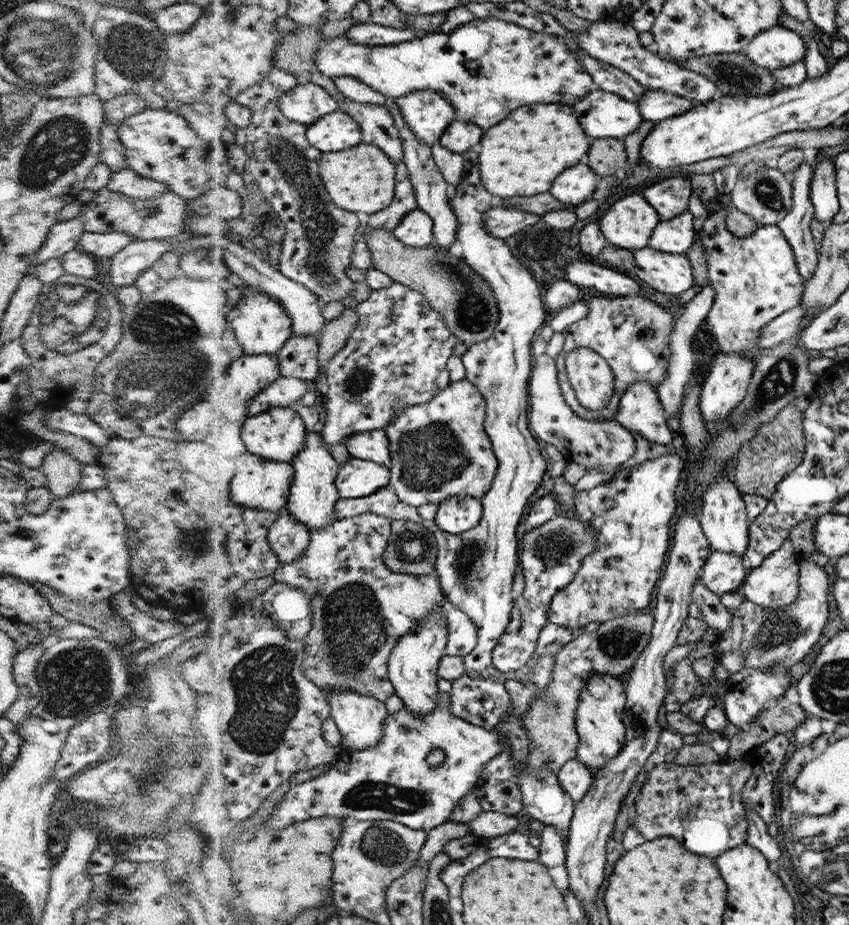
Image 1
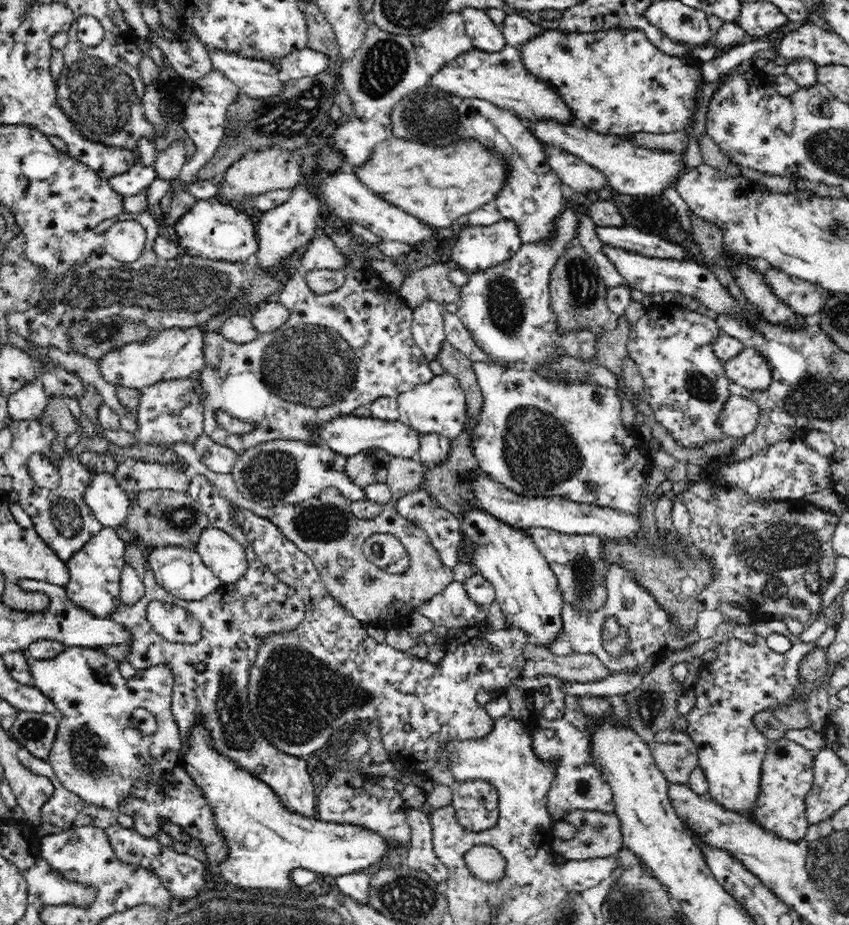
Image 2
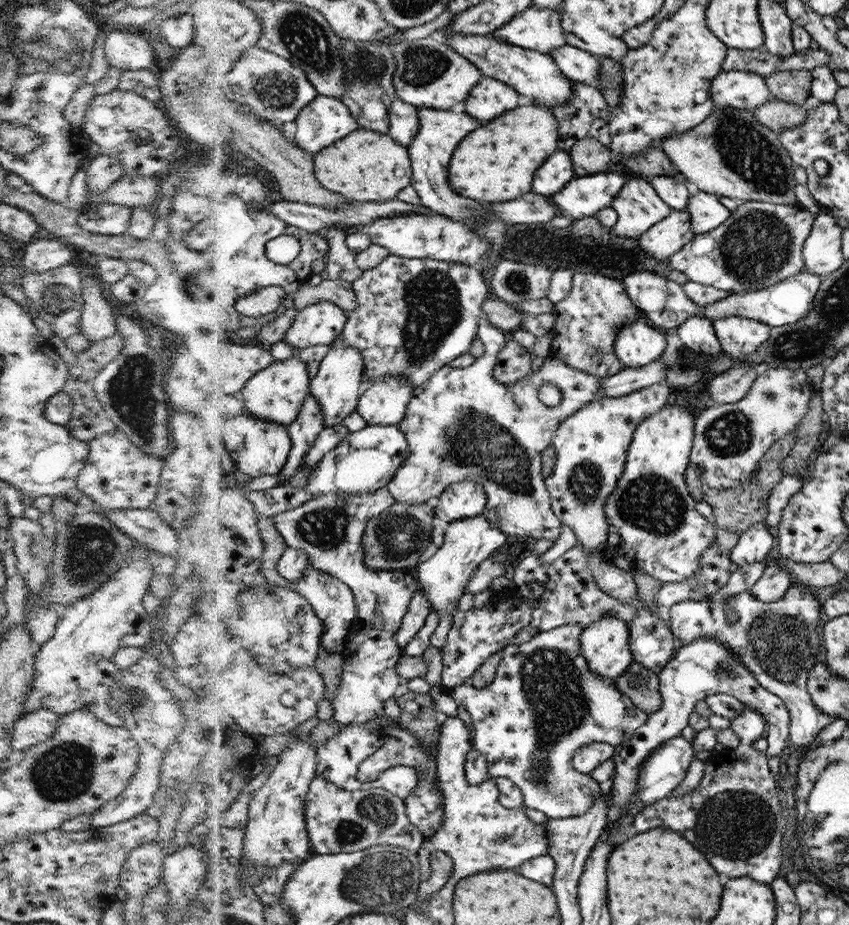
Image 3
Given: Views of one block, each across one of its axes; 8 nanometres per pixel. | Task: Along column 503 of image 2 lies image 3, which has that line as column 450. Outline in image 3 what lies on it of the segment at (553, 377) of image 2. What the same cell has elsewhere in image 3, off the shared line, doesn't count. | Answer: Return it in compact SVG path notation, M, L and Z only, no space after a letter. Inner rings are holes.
M392 254L376 268L367 270L354 286L360 305L355 310L347 310L349 323L333 345L360 348L366 360L369 381L375 382L386 376L405 376L413 382L415 389L425 386L436 372L469 352L477 337L483 312L481 306L489 297L486 277L466 264L436 259L409 259Z

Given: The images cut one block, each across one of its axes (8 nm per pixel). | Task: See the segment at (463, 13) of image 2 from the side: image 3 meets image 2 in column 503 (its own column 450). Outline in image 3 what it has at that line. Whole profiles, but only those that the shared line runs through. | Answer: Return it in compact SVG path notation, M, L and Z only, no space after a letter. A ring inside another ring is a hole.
M438 33L436 34L438 37L444 40L447 44L450 44L452 48L456 48L456 52L460 52L464 57L467 57L468 60L472 62L472 64L475 64L479 67L479 69L483 72L484 76L486 77L492 77L495 79L498 79L514 88L516 92L518 92L519 95L526 96L526 98L530 98L533 100L533 104L536 104L536 106L540 107L554 107L556 105L564 105L564 103L571 102L572 95L575 94L575 84L572 82L572 80L569 77L564 76L562 70L559 68L559 66L556 64L554 58L550 56L549 54L544 54L535 50L530 50L524 47L520 47L515 44L508 44L504 41L501 41L500 39L496 39L496 36L494 35L464 35L462 33L452 33L452 37L445 38L445 36L439 36Z

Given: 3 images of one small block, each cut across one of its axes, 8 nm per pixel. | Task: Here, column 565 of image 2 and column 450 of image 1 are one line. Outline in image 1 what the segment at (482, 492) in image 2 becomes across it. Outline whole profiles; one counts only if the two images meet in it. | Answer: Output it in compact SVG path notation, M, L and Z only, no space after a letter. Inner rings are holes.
M462 495L444 502L436 519L446 532L460 534L474 528L482 518L482 500Z

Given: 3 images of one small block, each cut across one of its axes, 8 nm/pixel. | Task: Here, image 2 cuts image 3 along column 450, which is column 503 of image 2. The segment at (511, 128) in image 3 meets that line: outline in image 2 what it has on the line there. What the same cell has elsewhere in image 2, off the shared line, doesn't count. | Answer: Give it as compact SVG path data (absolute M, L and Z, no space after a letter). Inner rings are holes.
M392 136L375 144L363 164L348 170L378 198L401 208L433 228L456 224L456 219L460 216L468 215L482 204L492 202L504 180L502 164L498 164L498 160L494 160L494 156L490 156L490 152L486 152L482 145L456 143L452 147L434 148Z

